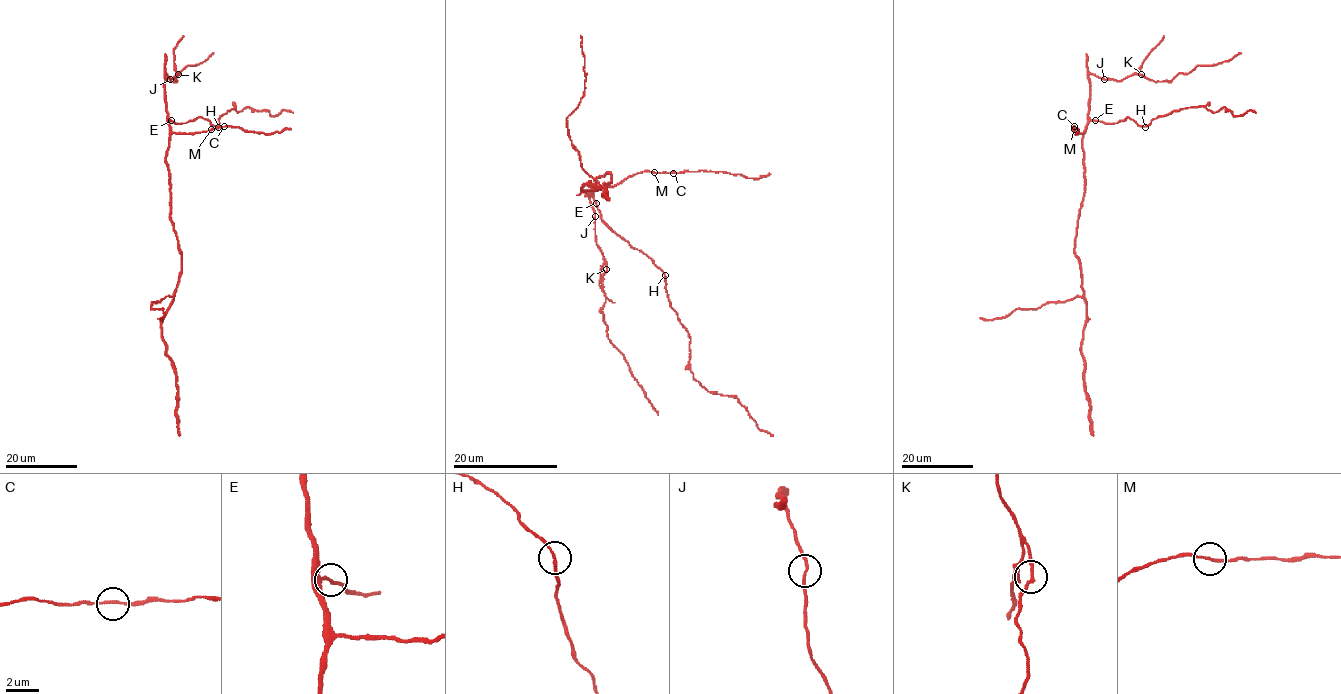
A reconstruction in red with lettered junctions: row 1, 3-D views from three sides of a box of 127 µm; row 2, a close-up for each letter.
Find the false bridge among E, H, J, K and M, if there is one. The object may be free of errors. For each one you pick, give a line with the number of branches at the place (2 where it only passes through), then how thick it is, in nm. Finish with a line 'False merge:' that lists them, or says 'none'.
False merge: none

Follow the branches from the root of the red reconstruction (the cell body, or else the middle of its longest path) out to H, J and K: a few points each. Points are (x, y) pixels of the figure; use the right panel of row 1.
H: (1084, 164), (1082, 133), (1090, 120), (1112, 124), (1128, 117), (1145, 126)
J: (1084, 164), (1082, 133), (1088, 121), (1088, 75), (1091, 73), (1104, 79)
K: (1084, 164), (1082, 133), (1088, 121), (1088, 75), (1121, 80), (1141, 74)

